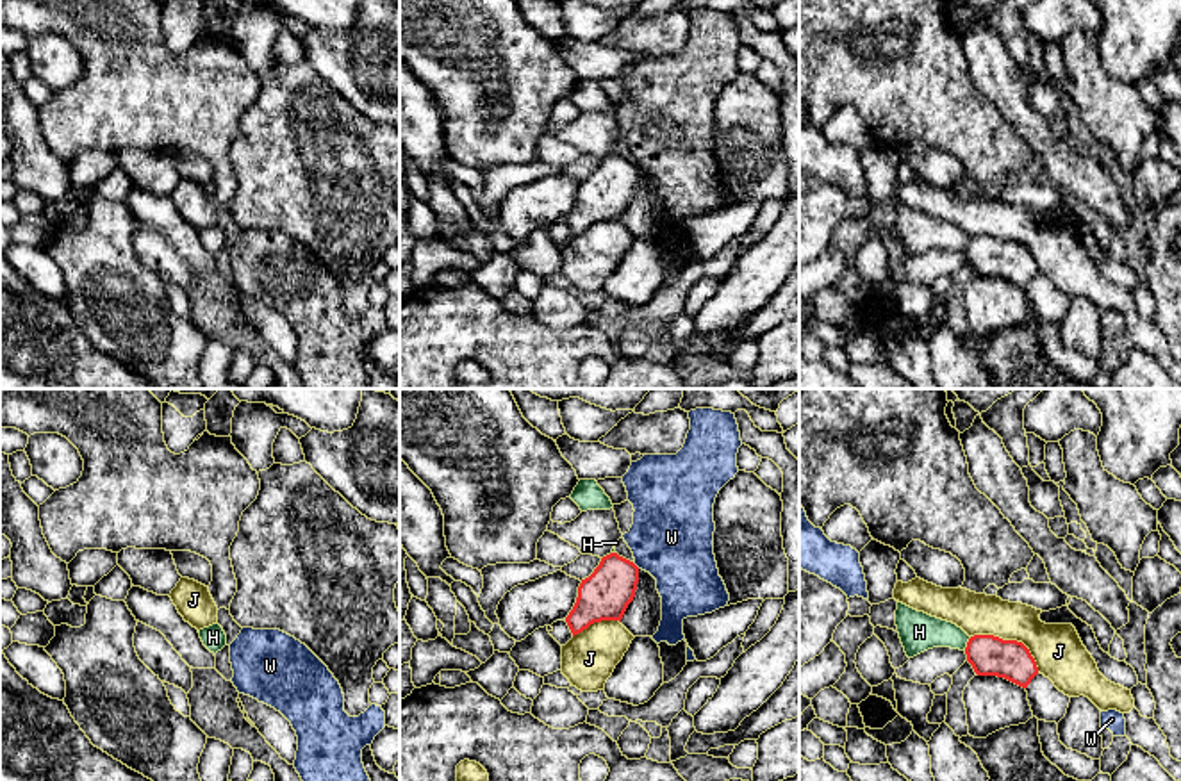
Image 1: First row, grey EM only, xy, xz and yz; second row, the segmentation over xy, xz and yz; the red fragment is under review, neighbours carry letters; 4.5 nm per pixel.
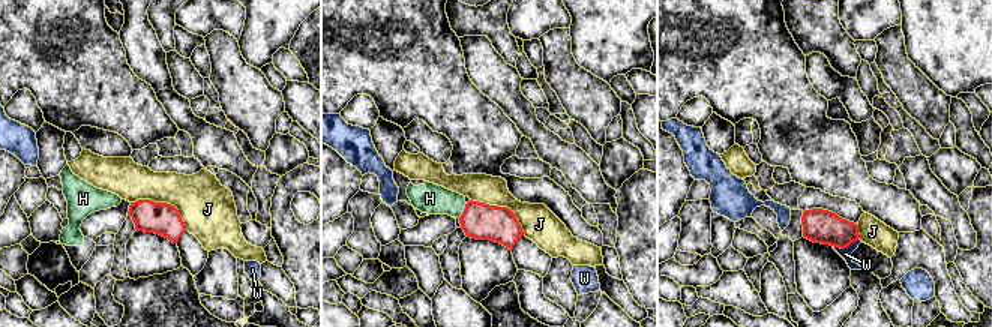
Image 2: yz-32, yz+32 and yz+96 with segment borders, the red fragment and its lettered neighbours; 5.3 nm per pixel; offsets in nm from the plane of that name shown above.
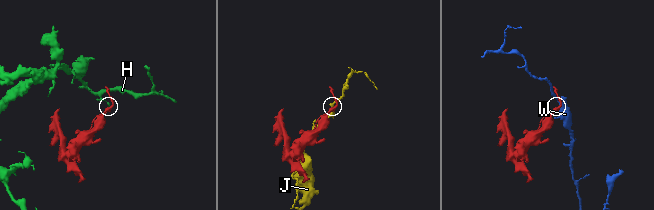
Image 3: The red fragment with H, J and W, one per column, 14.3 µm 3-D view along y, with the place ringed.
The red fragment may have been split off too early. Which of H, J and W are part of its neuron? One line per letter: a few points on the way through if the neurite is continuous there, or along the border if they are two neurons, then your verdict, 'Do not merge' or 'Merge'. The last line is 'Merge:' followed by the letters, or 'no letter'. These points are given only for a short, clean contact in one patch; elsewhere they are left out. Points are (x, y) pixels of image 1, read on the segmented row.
H: Boundary: yz (971, 637), (964, 649). Do not merge
J: Do not merge
W: Do not merge
Merge: no letter

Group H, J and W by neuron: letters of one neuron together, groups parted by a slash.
H / J / W

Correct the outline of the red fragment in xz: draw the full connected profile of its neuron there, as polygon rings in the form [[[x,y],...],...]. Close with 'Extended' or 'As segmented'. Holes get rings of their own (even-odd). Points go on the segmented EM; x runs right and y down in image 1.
[[[617,553],[603,556],[594,572],[582,580],[576,603],[566,617],[573,637],[594,622],[621,622],[635,597],[637,583],[639,567],[633,562]]]. As segmented

